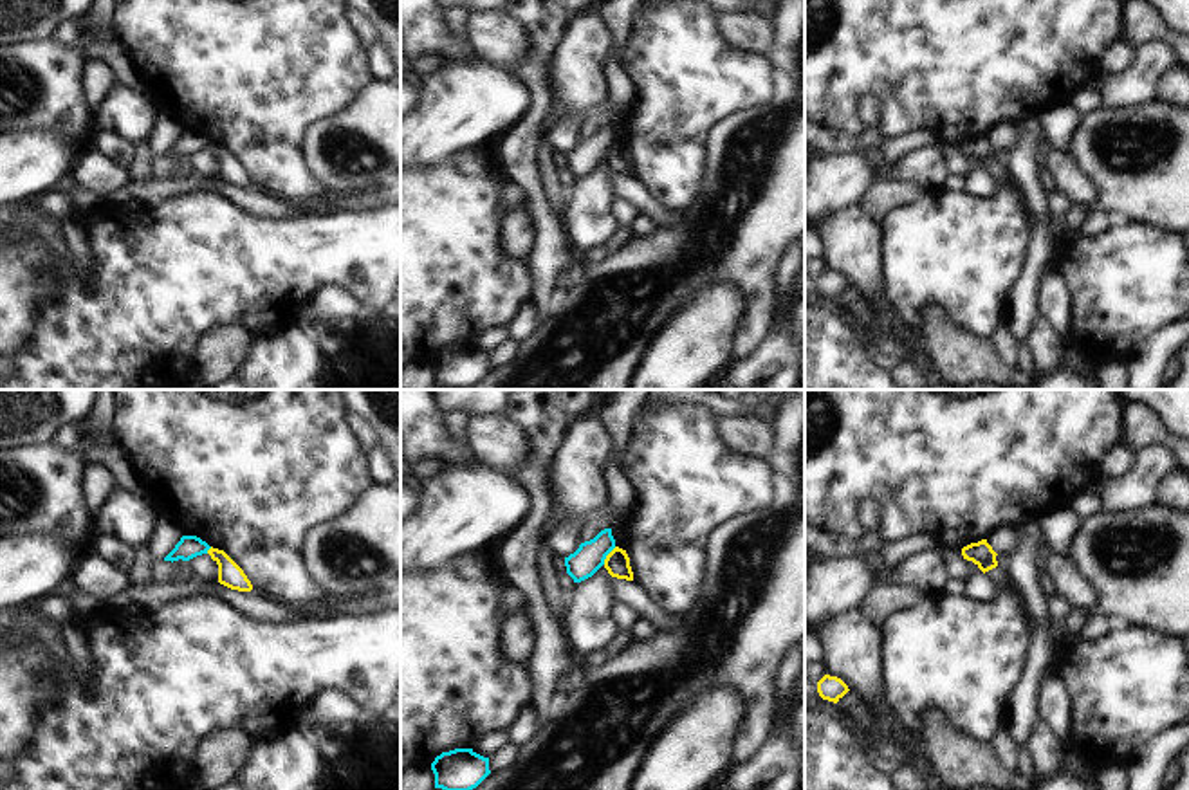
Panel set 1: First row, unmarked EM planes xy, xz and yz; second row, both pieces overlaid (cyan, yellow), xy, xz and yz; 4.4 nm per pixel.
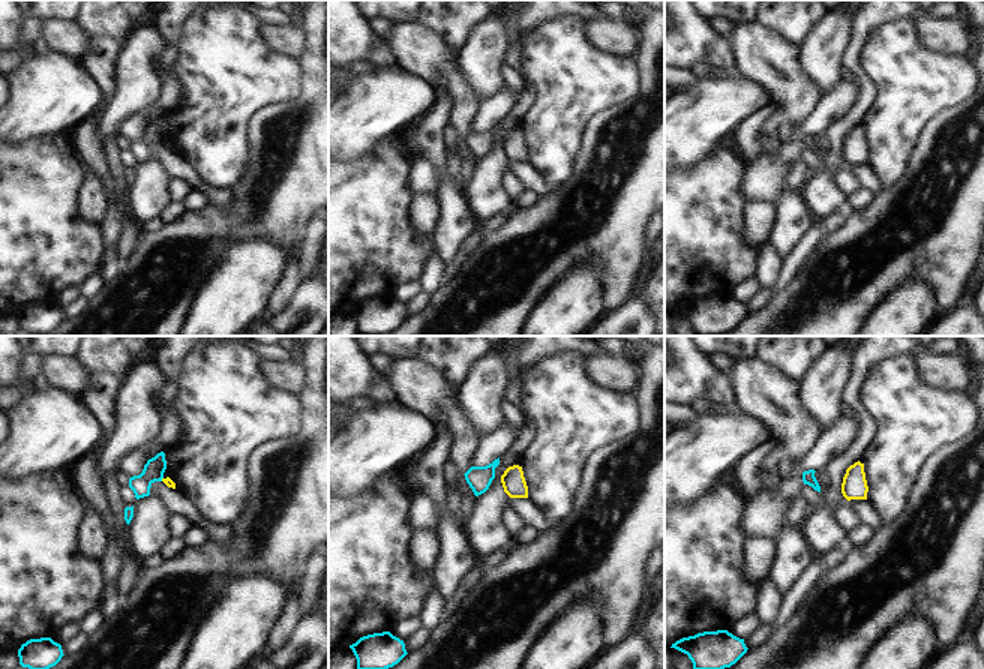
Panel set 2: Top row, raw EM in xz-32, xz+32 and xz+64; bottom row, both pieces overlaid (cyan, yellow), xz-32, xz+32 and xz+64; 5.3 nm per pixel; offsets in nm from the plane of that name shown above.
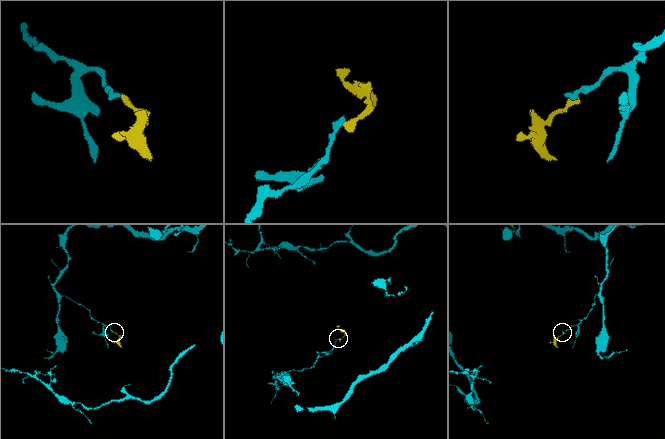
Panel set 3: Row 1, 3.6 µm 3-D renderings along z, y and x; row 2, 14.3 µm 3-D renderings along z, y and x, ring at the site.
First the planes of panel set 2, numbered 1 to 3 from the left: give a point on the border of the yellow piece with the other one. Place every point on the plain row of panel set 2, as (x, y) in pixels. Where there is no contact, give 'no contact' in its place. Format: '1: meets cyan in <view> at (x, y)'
1: meets cyan in xz-32 at (162, 141)
2: no contact
3: no contact

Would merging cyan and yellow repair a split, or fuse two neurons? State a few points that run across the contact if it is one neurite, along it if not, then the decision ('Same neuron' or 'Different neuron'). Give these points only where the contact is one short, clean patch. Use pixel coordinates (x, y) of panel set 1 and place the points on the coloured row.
Line: xz (616, 547), (603, 563). Different neuron.

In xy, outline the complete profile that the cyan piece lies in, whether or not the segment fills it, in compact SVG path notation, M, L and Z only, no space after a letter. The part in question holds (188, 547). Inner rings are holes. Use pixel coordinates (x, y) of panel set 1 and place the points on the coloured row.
M182 536L175 548L164 557L164 561L189 561L197 556L207 554L211 547L197 536Z

